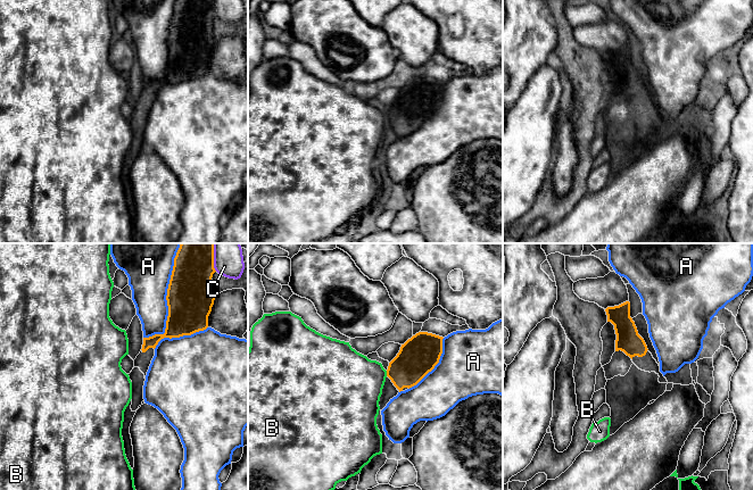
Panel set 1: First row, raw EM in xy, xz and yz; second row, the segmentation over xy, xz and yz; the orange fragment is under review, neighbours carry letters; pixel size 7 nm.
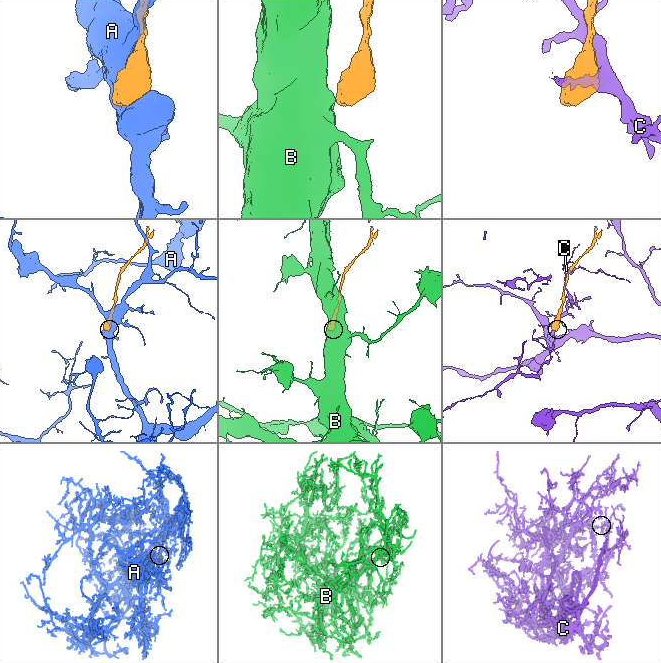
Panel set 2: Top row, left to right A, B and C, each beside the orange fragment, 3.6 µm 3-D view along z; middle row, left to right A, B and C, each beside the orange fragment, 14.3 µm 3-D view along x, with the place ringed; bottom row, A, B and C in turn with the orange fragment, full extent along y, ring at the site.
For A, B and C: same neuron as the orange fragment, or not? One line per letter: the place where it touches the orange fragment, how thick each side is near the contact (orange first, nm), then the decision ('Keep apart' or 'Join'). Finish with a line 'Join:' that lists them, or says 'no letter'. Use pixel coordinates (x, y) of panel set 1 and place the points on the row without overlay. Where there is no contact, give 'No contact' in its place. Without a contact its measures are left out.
A: Touches orange at xy (167, 49). Thickness 340 nm (orange) against 300 nm. Keep apart
B: Touches orange at xz (387, 118). Thickness 280 nm (orange) against 400 nm. Keep apart
C: Touches orange at xy (213, 8). Thickness 320 nm (orange) against 170 nm. Keep apart
Join: no letter

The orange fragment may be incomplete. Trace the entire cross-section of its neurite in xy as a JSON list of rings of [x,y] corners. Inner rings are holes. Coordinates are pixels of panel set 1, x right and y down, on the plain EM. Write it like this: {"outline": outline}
{"outline": [[[176,0],[167,34],[168,61],[164,80],[143,83],[140,99],[129,119],[132,127],[132,144],[124,157],[122,182],[126,204],[134,213],[130,172],[136,156],[144,149],[143,131],[155,101],[155,93],[164,83],[191,81],[208,73],[216,36],[213,32],[214,0]]]}

